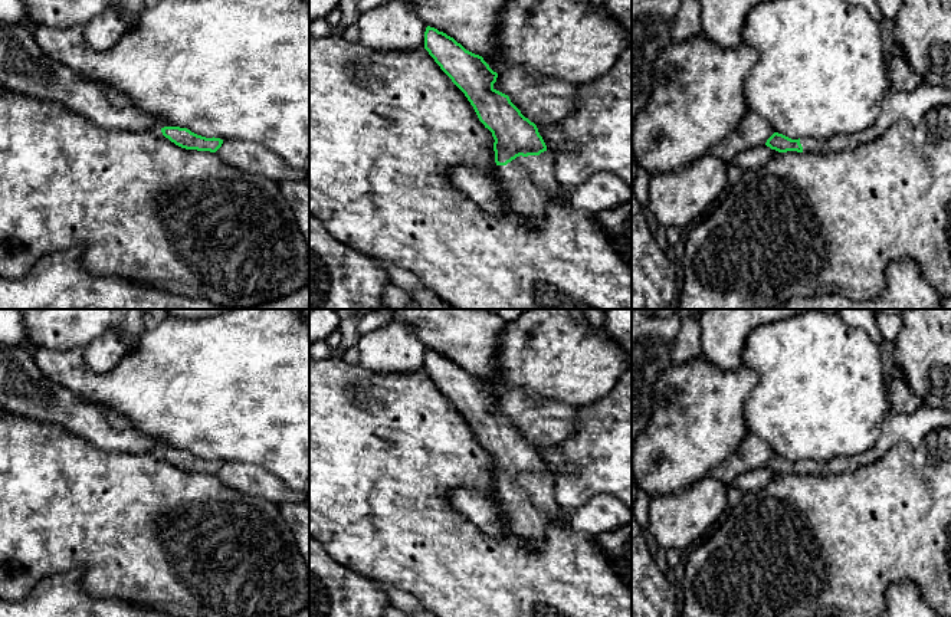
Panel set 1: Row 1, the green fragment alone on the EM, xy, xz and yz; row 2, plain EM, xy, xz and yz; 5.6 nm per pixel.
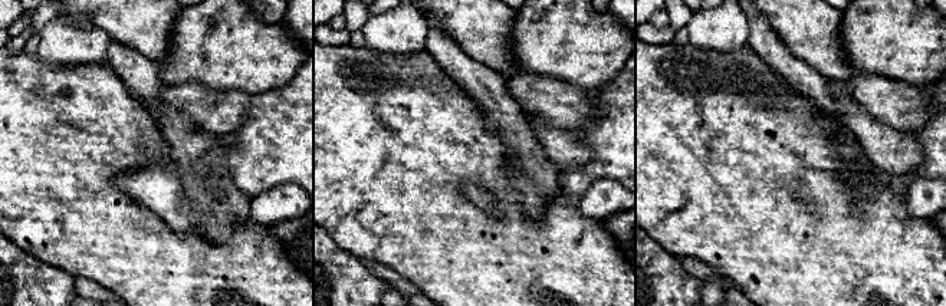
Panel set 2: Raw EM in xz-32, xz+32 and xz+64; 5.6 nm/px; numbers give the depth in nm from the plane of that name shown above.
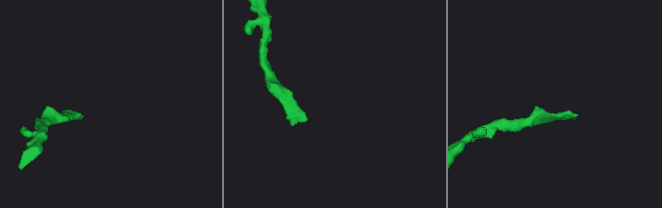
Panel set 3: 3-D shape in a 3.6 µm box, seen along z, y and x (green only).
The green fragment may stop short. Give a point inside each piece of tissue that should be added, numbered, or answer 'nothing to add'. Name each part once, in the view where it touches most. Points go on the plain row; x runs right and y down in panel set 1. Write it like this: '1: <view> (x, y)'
1: xz (533, 504)

